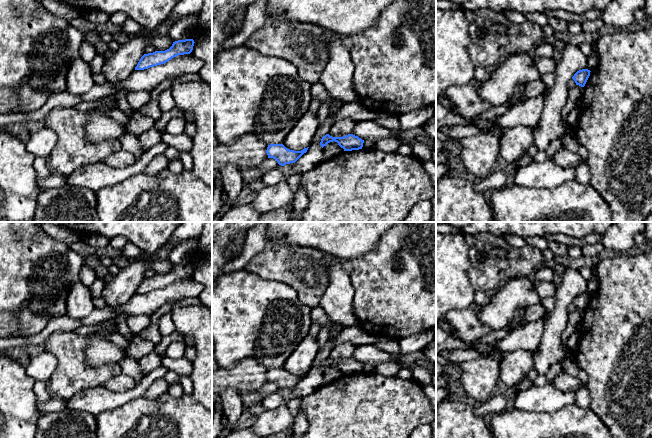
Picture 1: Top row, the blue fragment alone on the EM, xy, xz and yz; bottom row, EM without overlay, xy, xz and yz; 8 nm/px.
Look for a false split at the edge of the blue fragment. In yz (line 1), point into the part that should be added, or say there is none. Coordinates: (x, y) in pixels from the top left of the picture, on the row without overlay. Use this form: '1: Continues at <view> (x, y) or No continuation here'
1: No continuation here

